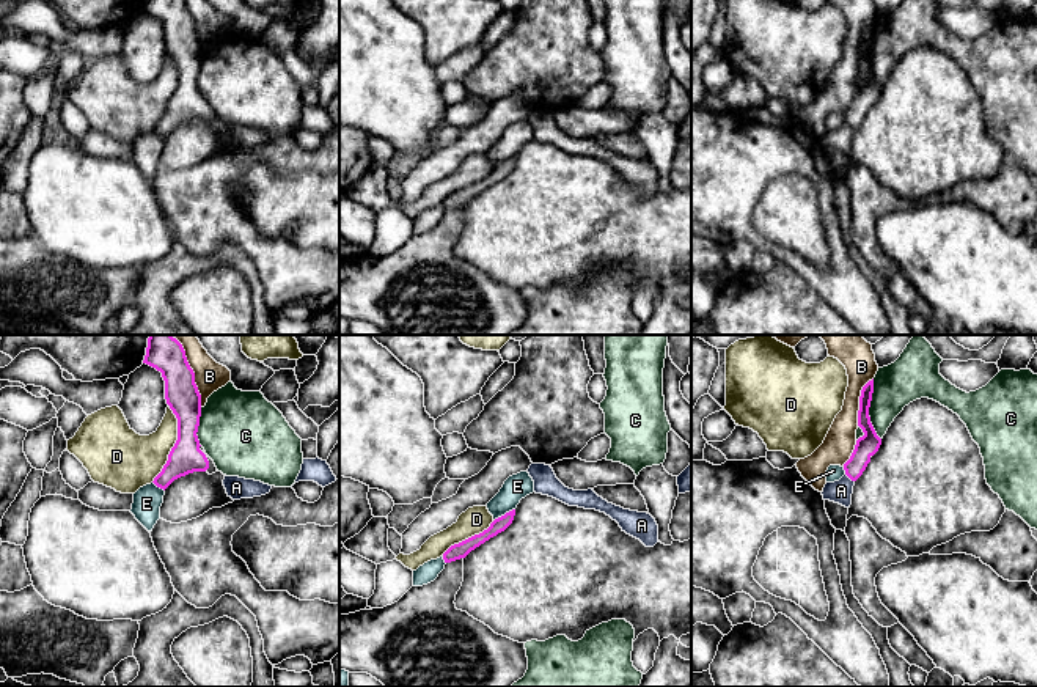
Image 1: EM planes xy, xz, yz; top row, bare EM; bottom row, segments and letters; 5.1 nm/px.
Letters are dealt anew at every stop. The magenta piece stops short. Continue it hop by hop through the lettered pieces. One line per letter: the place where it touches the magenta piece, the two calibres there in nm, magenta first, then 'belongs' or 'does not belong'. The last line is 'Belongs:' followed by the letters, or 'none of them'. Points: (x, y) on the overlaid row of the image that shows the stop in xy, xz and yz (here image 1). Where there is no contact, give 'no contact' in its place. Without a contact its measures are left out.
A: yz (850, 478) | 110/120 nm | does not belong
B: xy (192, 370) | 190/160 nm | does not belong
C: yz (868, 409) | 110/220 nm | does not belong
D: xy (175, 444) | 170/300 nm | does not belong
E: xz (505, 514) | 70/130 nm | does not belong
Belongs: none of them

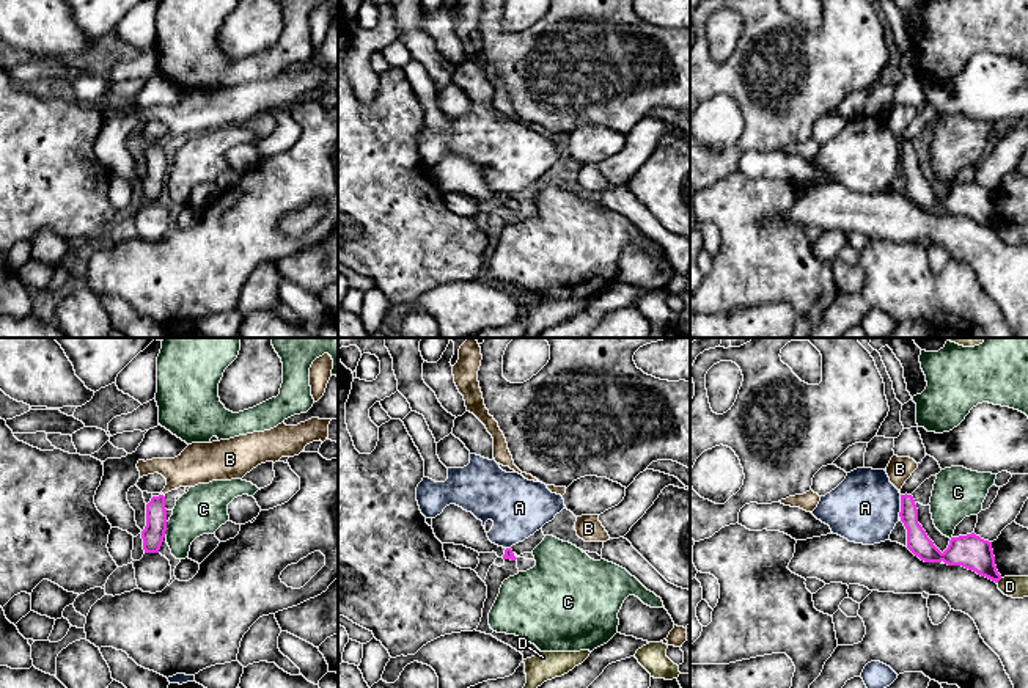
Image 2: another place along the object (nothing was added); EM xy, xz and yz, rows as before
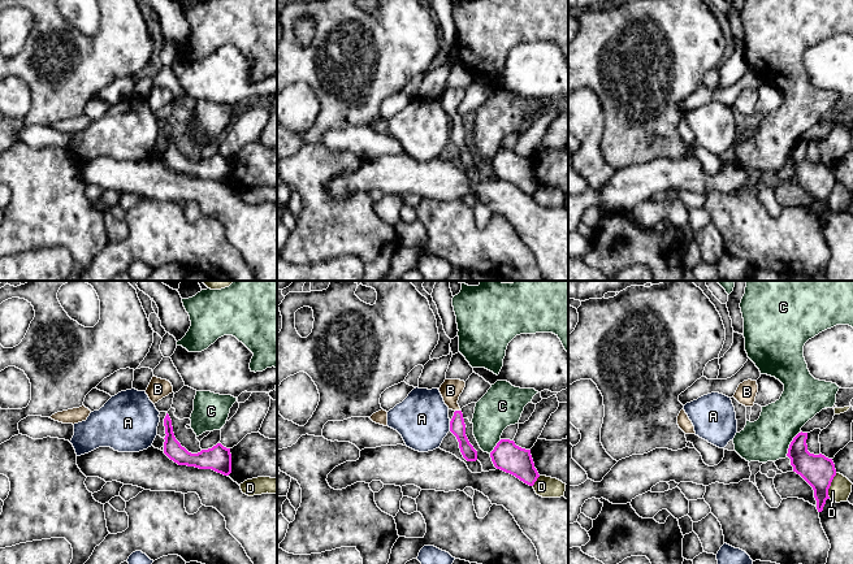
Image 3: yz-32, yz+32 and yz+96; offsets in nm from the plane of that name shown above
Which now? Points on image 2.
A: yz (901, 506) | 120/360 nm | does not belong
B: xz (514, 556) | 50/20 nm | belongs
C: xy (165, 528) | 120/240 nm | does not belong
D: yz (998, 580) | 170/110 nm | does not belong
Belongs: B

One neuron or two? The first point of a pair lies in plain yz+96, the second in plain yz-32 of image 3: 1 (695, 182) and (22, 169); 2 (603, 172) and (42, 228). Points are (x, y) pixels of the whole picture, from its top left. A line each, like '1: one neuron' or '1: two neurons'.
1: two neurons
2: one neuron

